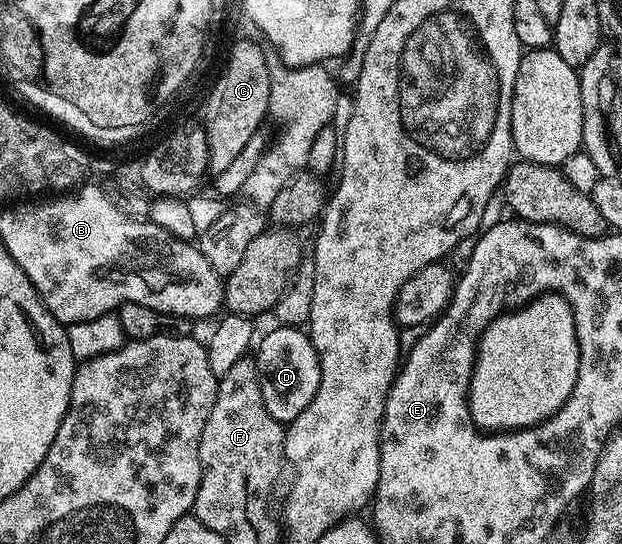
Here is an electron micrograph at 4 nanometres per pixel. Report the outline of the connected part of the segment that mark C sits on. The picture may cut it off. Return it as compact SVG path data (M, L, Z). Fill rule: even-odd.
M241 43L235 49L233 59L230 59L230 71L226 71L225 79L222 79L215 96L215 100L219 98L223 102L215 112L213 120L207 125L210 175L224 172L239 157L239 152L243 152L247 140L251 140L251 136L255 136L262 129L261 120L265 120L268 113L265 109L267 89L265 63L262 61L260 50L249 43Z

